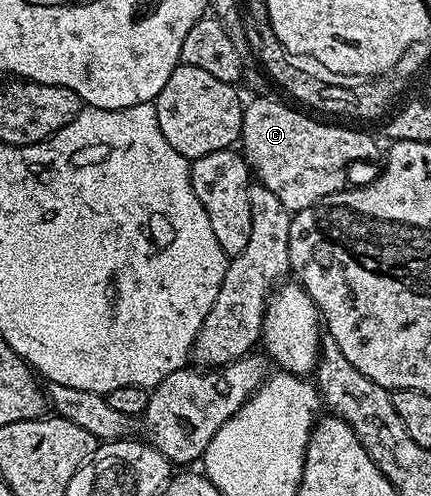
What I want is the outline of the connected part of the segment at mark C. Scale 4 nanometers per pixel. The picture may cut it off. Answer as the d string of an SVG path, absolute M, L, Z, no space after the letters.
M267 96L246 101L243 110L241 155L251 169L254 179L273 190L281 206L294 214L305 210L320 197L340 191L341 172L350 164L377 159L379 148L373 137L366 136L355 128L342 128L339 125L342 123L339 122L322 124L321 121L314 120L319 119L314 115L287 104L270 100Z

